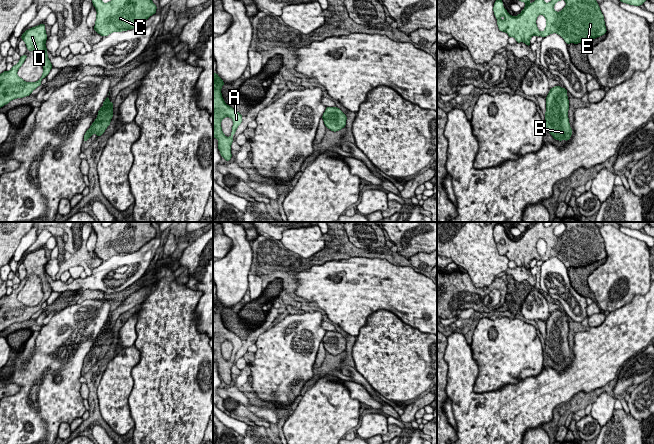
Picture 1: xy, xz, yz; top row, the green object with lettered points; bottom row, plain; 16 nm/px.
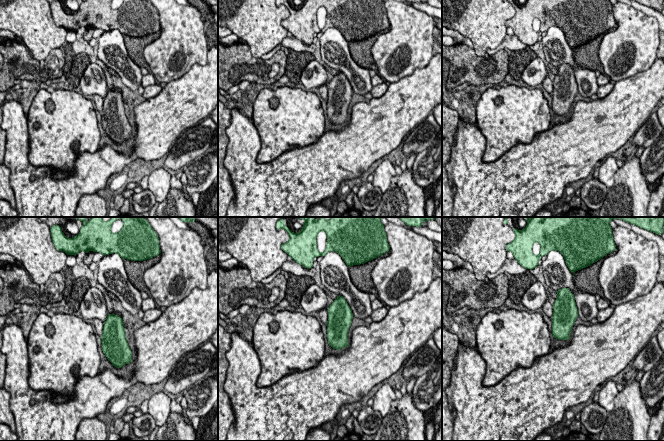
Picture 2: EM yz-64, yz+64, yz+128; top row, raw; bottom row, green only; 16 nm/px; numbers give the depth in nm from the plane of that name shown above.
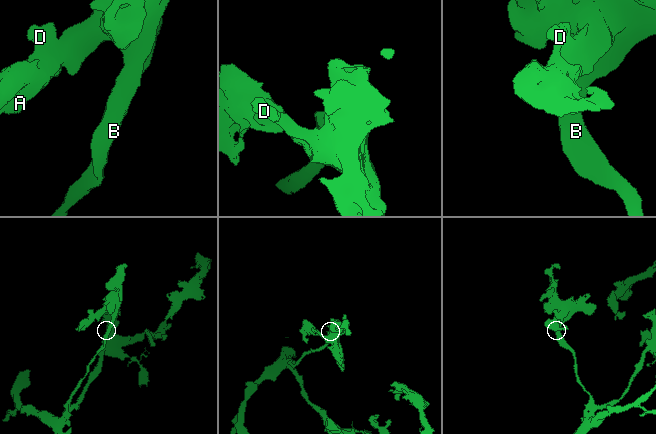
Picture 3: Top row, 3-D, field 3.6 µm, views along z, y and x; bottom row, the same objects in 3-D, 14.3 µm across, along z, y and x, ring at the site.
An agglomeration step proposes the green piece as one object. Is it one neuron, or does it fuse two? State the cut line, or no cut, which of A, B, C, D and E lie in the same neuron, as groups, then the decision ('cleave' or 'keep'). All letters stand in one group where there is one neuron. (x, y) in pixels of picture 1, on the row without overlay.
no cut; A B C D E; keep

